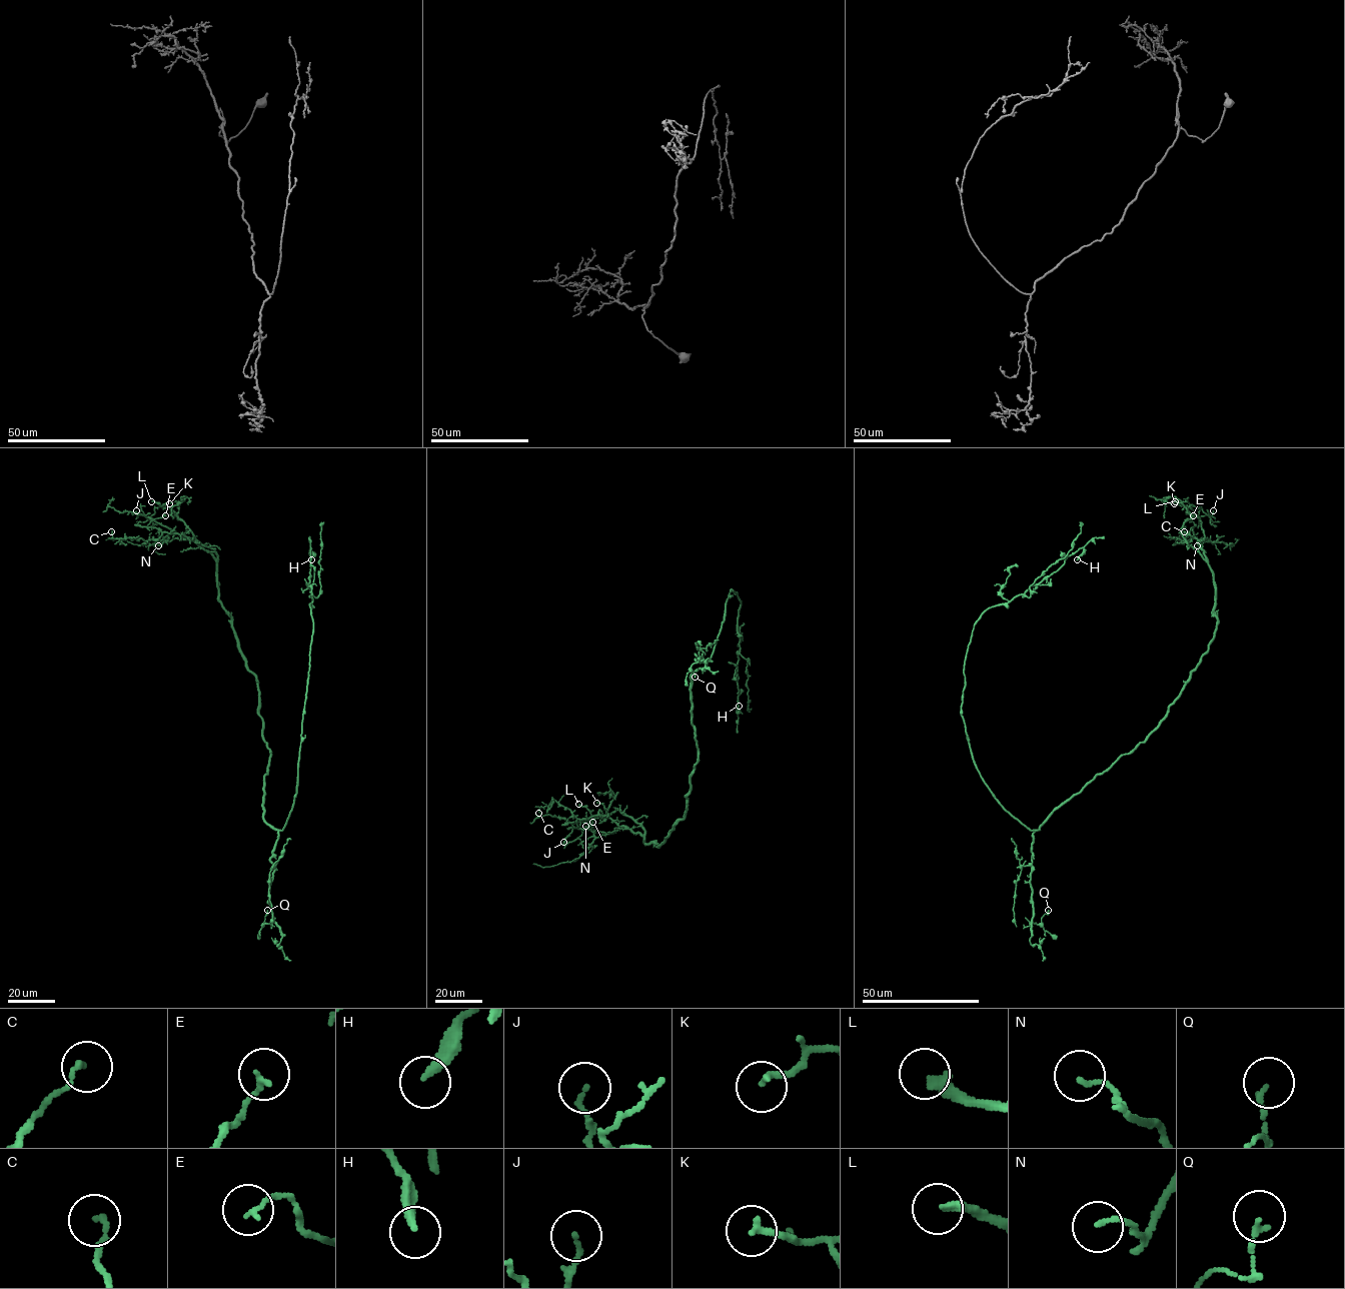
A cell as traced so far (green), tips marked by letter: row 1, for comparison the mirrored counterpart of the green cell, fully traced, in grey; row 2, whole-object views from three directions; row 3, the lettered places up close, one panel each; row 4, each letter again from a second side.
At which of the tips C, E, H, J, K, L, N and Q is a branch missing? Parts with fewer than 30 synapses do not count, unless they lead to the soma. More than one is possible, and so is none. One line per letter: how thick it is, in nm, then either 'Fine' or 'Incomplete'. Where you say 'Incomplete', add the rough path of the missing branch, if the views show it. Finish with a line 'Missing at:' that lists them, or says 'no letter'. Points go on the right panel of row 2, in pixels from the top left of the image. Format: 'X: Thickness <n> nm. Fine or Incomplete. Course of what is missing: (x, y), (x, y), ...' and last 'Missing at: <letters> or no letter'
C: Thickness 150 nm. Fine
E: Thickness 160 nm. Fine
H: Thickness 280 nm. Fine
J: Thickness 130 nm. Fine
K: Thickness 190 nm. Fine
L: Thickness 300 nm. Incomplete
N: Thickness 140 nm. Fine
Q: Thickness 150 nm. Fine
Missing at: L

